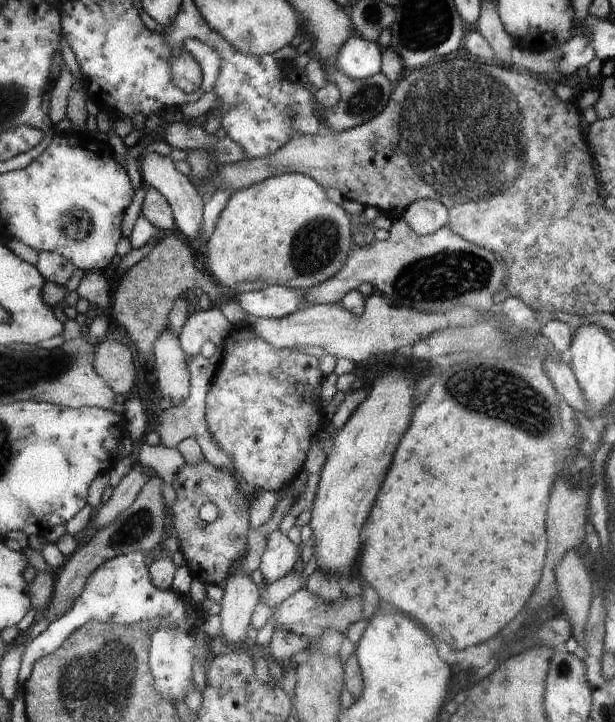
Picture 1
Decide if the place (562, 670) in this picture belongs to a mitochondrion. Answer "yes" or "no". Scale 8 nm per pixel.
yes

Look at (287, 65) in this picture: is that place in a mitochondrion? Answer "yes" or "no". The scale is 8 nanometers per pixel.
no

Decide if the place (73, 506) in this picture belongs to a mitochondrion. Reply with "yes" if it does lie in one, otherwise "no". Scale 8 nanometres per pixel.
no

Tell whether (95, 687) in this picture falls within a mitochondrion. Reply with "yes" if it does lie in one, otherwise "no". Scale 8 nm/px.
yes

